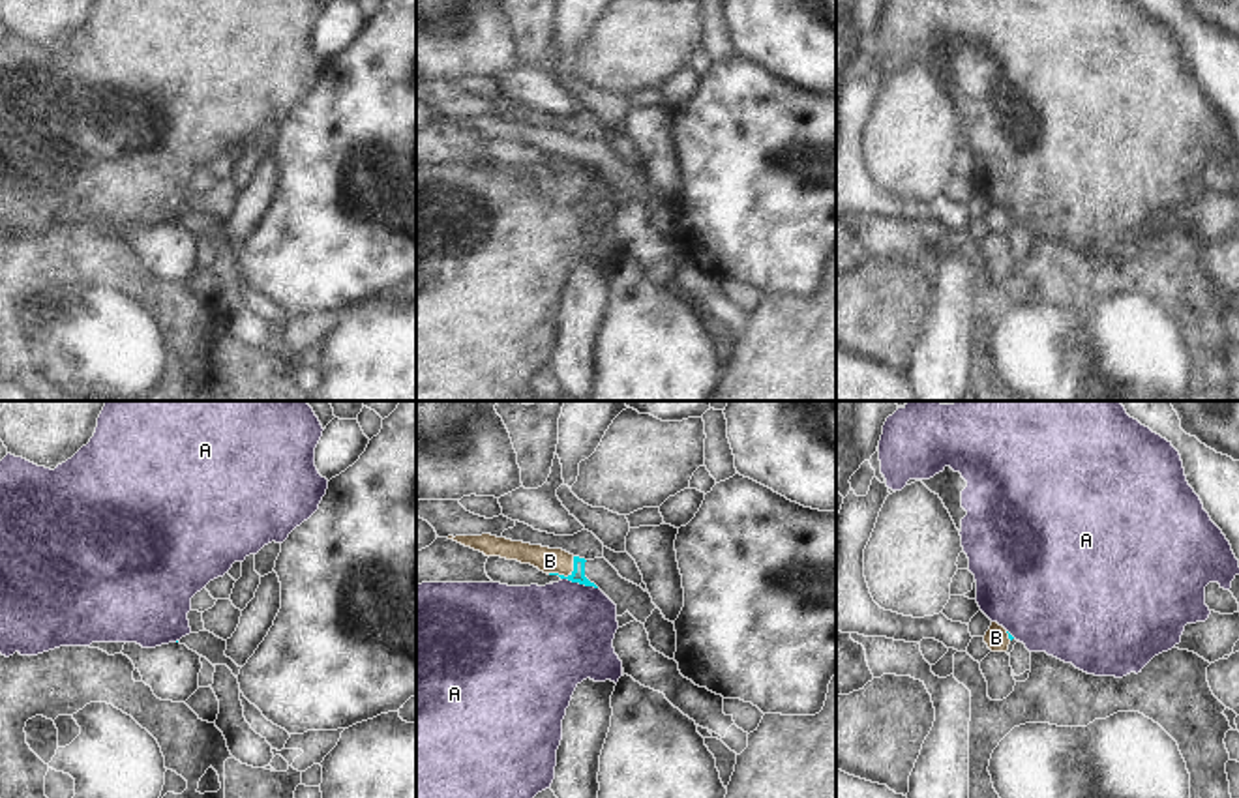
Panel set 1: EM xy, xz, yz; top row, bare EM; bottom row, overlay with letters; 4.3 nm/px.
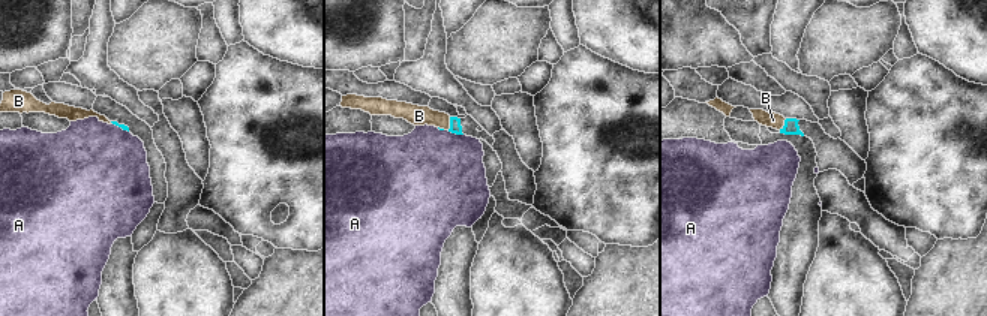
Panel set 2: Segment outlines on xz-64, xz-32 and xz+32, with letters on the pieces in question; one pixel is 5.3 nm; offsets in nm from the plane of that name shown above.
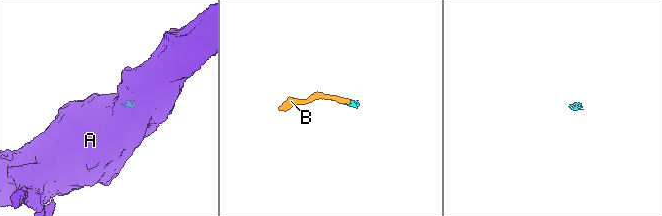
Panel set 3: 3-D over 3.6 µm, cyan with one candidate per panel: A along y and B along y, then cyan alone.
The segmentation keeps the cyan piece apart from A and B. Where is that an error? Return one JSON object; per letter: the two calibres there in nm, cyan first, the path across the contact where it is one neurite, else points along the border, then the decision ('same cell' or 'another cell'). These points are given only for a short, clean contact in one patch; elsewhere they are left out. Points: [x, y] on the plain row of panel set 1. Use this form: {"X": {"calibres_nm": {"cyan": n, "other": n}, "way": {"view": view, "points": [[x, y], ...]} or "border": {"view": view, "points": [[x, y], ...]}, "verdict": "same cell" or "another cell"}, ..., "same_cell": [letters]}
{"A": {"calibres_nm": {"cyan": 60, "other": 440}, "border": {"view": "xz", "points": [[563, 158], [597, 169]]}, "verdict": "another cell"}, "B": {"calibres_nm": {"cyan": 60, "other": 110}, "way": {"view": "xz", "points": [[578, 156], [568, 156], [550, 141]]}, "verdict": "same cell"}, "same_cell": ["B"]}

